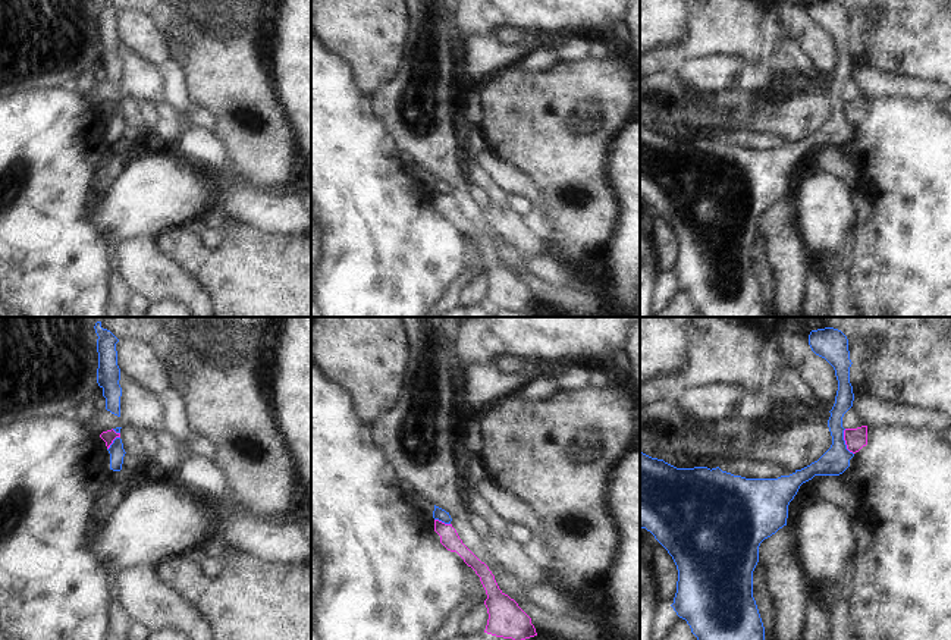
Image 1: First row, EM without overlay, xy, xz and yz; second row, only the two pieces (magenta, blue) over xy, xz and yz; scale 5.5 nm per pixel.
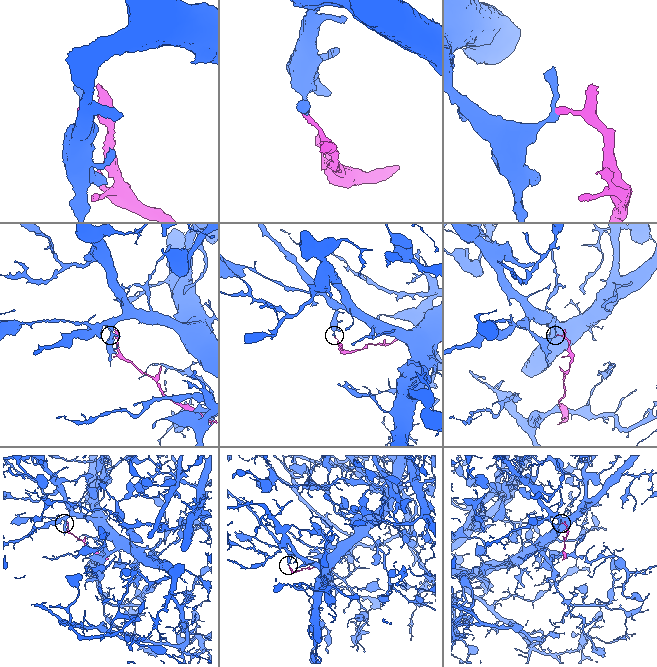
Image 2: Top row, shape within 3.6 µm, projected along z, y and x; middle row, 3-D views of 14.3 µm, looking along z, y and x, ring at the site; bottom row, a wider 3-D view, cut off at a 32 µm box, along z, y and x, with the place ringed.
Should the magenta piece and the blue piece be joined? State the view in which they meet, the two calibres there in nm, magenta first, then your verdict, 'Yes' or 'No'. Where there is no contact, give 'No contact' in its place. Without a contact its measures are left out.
Touches magenta in yz. Thickness 110 nm (magenta) against 150 nm. No.

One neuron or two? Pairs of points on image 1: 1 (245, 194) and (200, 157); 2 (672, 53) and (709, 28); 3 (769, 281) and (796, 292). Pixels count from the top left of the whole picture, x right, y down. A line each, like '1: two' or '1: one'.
1: one
2: one
3: two

